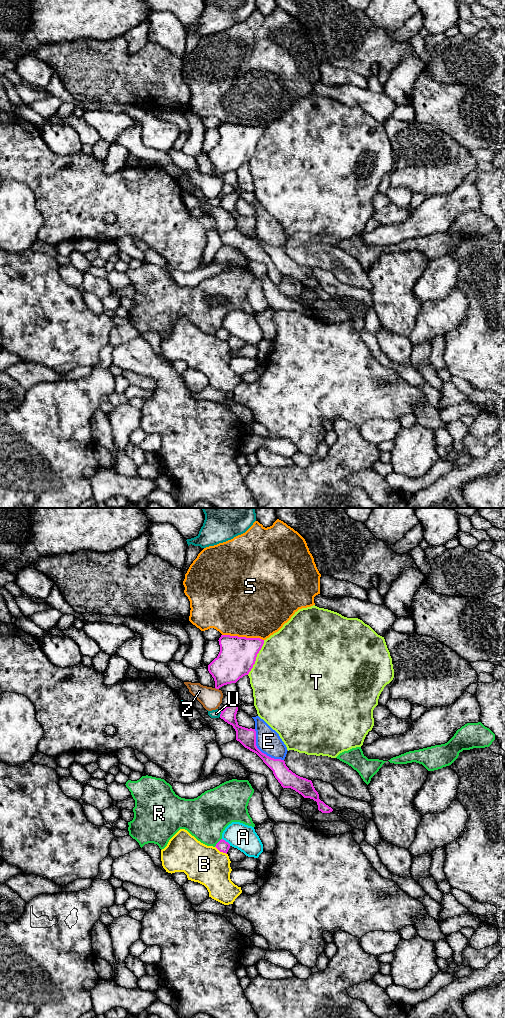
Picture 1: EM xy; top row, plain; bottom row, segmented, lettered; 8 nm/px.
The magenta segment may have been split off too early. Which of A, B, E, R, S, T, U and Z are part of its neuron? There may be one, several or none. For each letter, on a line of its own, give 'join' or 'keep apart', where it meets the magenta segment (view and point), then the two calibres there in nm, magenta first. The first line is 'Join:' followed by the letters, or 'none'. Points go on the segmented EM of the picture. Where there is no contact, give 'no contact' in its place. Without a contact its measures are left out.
Join: none
A: keep apart; meets magenta in xy at (225, 841); 90 nm thick on the magenta side, 200 nm on the other
B: keep apart; meets magenta in xy at (221, 851); 90 nm thick on the magenta side, 300 nm on the other
E: keep apart; meets magenta in xy at (260, 751); 140 nm thick on the magenta side, 200 nm on the other
R: keep apart; meets magenta in xy at (218, 842); 90 nm thick on the magenta side, 360 nm on the other
S: keep apart; meets magenta in xy at (243, 637); 300 nm thick on the magenta side, 500 nm on the other
T: keep apart; meets magenta in xy at (256, 656); 300 nm thick on the magenta side, 500 nm on the other
U: keep apart; meets magenta in xy at (220, 714); 120 nm thick on the magenta side, 70 nm on the other
Z: keep apart; meets magenta in xy at (217, 688); 280 nm thick on the magenta side, 170 nm on the other

